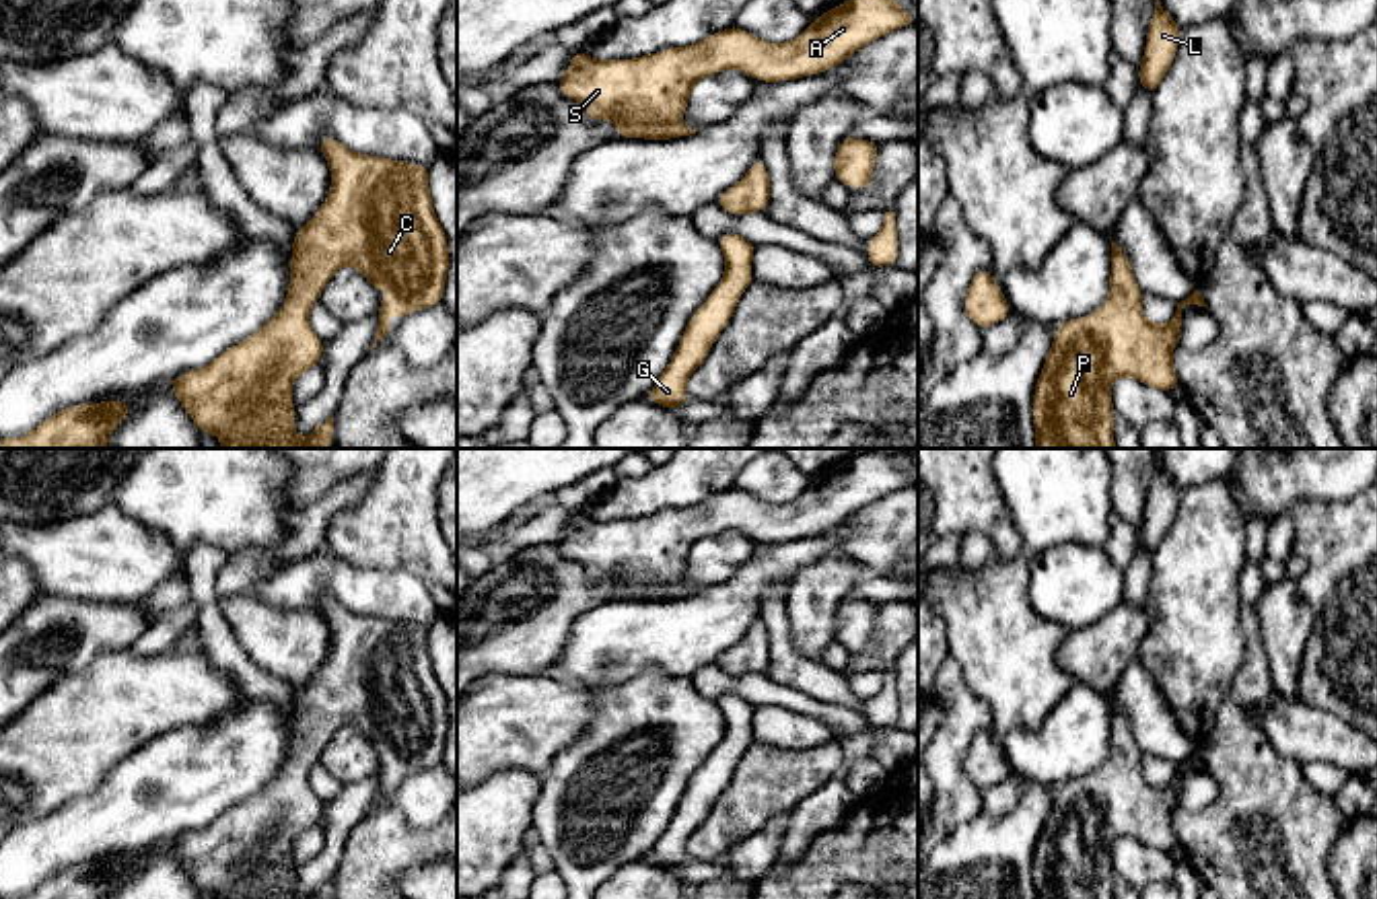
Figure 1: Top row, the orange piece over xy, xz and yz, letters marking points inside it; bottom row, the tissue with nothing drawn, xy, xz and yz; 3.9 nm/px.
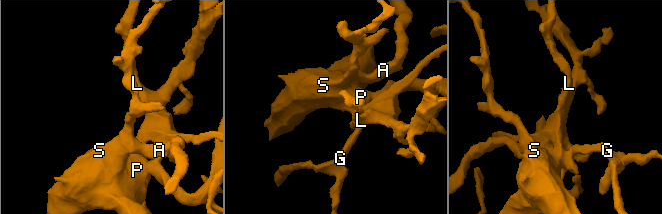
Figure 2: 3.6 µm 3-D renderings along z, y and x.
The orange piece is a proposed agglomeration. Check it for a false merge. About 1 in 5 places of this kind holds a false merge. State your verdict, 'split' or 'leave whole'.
leave whole

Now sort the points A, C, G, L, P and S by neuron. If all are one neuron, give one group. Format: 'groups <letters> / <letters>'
groups A C G L P S

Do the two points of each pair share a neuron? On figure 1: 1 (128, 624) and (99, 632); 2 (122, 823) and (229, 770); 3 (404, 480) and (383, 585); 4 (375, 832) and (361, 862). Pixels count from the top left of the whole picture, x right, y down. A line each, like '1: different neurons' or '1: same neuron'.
1: same neuron
2: same neuron
3: different neurons
4: same neuron

